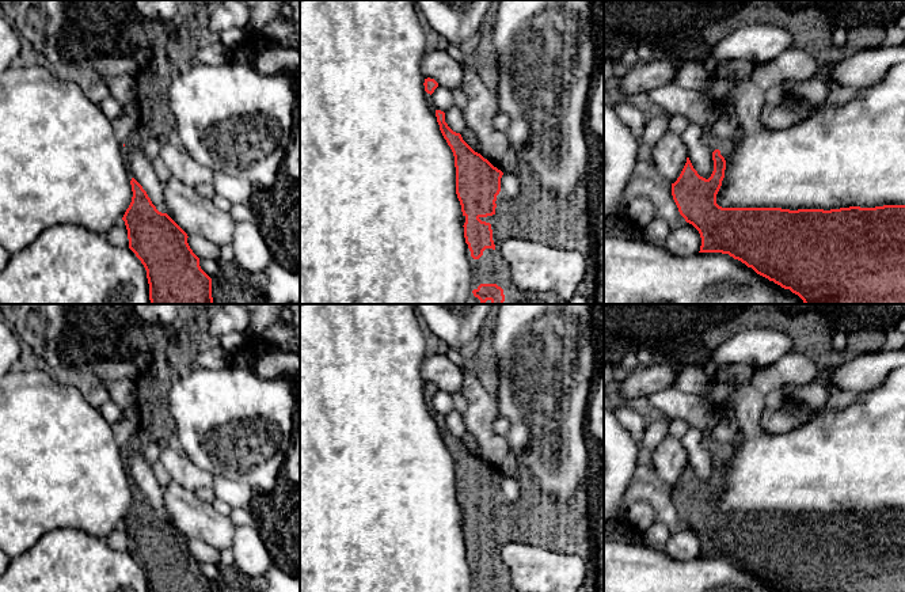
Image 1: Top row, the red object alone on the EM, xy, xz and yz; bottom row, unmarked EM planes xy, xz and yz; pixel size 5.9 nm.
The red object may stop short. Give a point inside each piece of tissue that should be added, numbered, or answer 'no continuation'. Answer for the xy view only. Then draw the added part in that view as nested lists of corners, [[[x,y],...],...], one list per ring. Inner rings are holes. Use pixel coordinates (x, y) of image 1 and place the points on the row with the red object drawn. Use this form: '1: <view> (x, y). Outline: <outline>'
no continuation

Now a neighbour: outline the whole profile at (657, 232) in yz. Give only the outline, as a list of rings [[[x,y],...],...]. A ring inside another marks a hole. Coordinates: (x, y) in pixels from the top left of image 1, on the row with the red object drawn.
[[[655,217],[644,228],[636,229],[644,242],[654,244],[665,244],[672,228],[669,223],[662,217]]]

